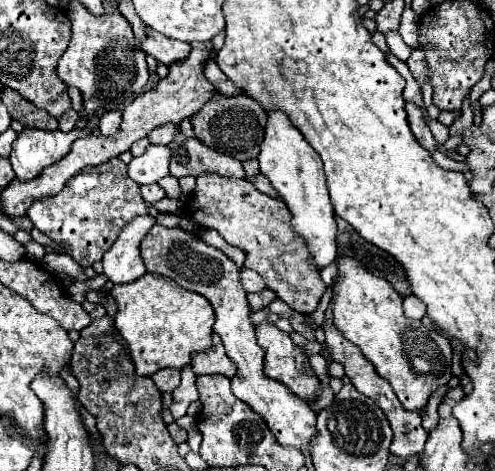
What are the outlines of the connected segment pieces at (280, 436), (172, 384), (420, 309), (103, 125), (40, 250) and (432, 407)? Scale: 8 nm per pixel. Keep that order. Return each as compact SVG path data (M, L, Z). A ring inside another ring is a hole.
M154 224L144 236L144 240L140 242L140 254L148 272L166 276L180 284L184 290L202 294L212 304L216 314L214 332L222 338L228 358L238 368L236 376L232 378L232 394L266 420L270 432L280 446L292 446L308 454L310 442L316 436L316 414L284 384L278 384L278 380L272 380L262 372L264 350L256 344L246 290L240 286L240 270L234 266L234 262L220 250L204 244L198 236L192 236L182 228L164 228L160 224Z
M164 368L152 376L154 384L160 392L172 392L180 384L180 370L178 368Z
M404 296L404 314L406 318L420 320L426 312L426 306L416 298L416 296Z
M106 112L102 118L100 118L100 132L104 136L114 136L118 126L120 126L120 120L122 120L122 114L120 112Z
M36 240L26 242L24 248L26 248L26 258L28 258L28 260L42 260L42 256L44 256L44 246L38 244Z
M442 386L430 396L430 400L428 400L426 408L424 408L424 414L422 414L422 426L424 426L426 432L430 432L438 424L438 406L440 406L446 392L448 392L448 386Z

